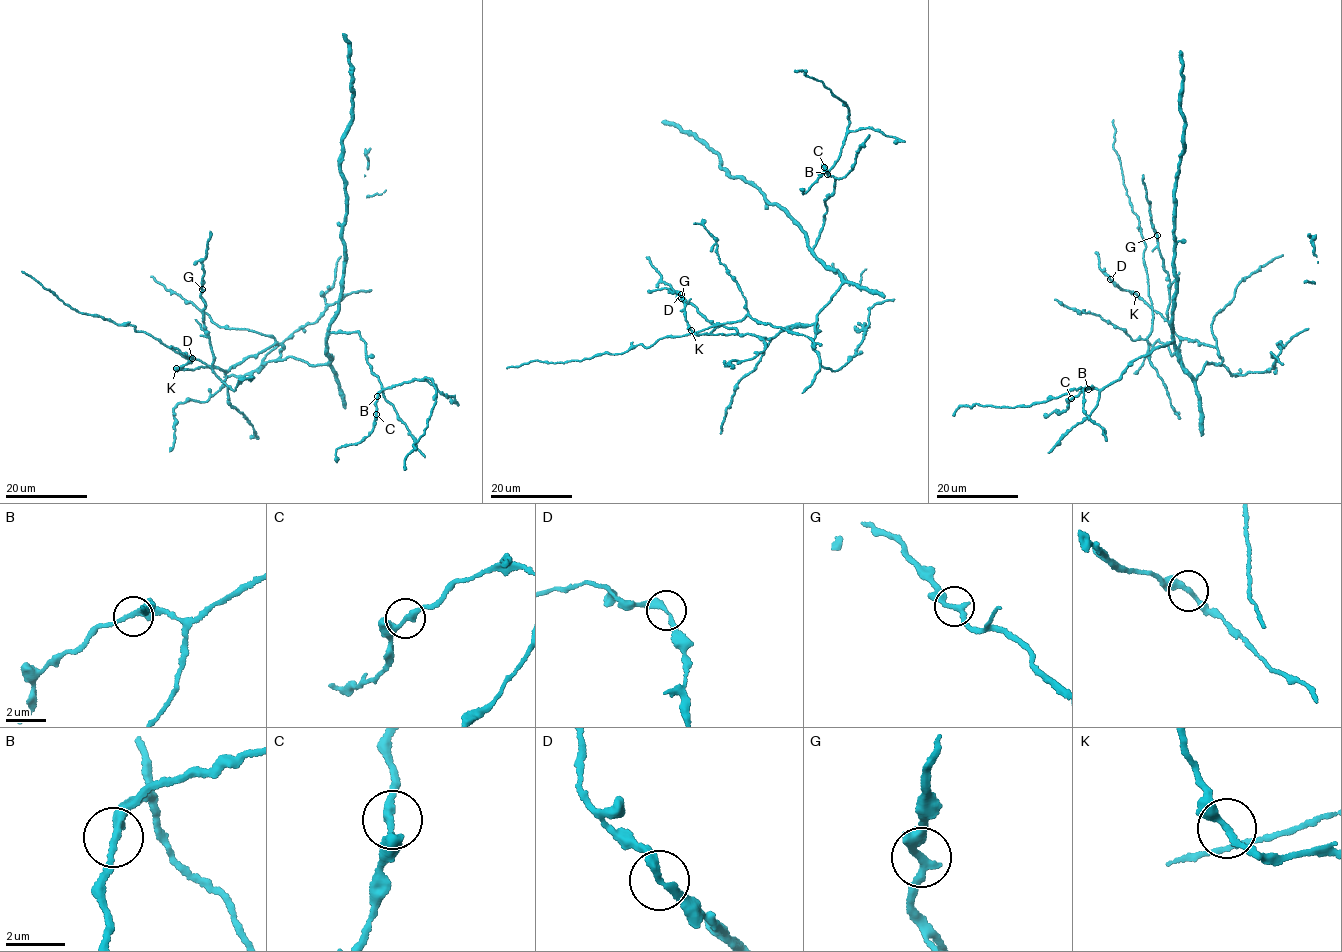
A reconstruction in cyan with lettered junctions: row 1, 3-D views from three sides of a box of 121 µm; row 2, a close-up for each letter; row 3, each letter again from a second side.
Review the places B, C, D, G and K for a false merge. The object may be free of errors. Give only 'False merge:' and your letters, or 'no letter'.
False merge: no letter

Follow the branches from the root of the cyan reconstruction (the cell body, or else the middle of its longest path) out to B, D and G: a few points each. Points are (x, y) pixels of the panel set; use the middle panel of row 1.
B: (828, 302), (841, 280), (812, 252), (826, 212), (825, 201), (834, 192), (835, 179), (827, 174)
D: (828, 302), (818, 314), (819, 331), (814, 324), (766, 339), (747, 333), (697, 335), (686, 322), (680, 293)
G: (828, 302), (818, 314), (815, 329), (819, 331), (814, 324), (779, 331), (766, 339), (714, 323), (681, 298)

